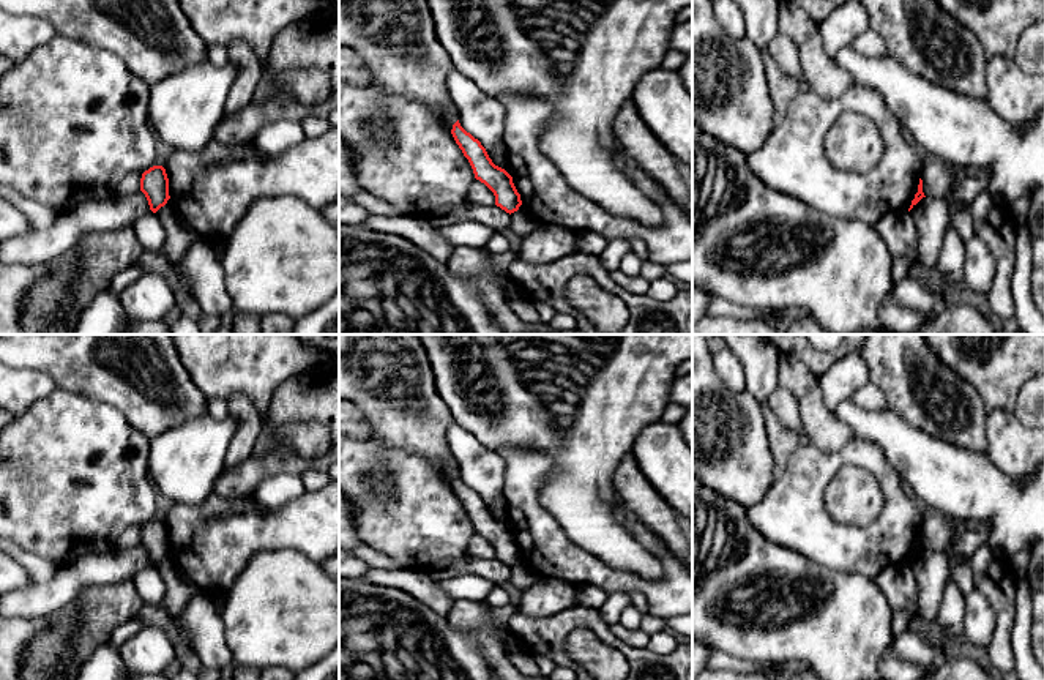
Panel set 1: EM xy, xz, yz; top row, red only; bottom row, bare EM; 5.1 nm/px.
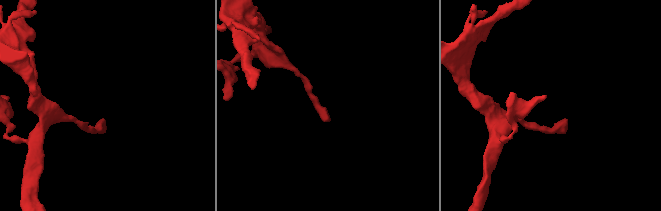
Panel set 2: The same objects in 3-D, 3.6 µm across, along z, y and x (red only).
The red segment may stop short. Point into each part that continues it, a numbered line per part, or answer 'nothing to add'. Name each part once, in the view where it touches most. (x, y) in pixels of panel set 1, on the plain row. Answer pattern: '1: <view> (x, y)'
nothing to add

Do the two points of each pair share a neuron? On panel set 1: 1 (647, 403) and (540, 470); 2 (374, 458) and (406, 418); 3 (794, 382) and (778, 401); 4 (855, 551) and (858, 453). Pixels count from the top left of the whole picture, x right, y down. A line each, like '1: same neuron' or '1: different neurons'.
1: different neurons
2: different neurons
3: different neurons
4: same neuron

